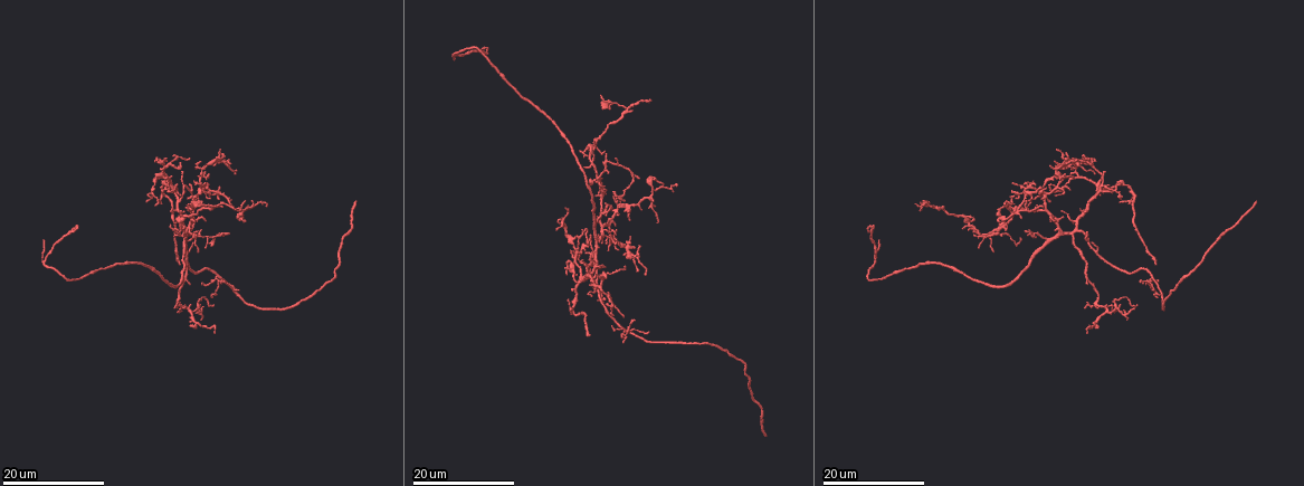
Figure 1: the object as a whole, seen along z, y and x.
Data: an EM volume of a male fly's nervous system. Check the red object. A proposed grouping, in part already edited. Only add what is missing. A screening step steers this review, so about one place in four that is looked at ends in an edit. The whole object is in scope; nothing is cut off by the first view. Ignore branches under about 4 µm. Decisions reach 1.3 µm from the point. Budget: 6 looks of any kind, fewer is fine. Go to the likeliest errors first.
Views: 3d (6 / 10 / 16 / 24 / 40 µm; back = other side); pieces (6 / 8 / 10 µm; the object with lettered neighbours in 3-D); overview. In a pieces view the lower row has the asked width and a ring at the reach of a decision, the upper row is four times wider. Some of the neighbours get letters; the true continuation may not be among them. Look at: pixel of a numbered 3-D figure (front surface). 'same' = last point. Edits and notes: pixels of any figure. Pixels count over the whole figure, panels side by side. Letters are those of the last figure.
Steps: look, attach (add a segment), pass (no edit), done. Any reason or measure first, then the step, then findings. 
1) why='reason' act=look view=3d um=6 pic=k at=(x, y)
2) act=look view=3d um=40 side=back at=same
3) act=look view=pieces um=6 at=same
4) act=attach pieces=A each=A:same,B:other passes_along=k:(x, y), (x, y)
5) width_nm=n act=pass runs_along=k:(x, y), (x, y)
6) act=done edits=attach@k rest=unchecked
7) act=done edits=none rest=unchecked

why='tapers out' act=look view=3d um=16 pic=1 at=(766, 434)

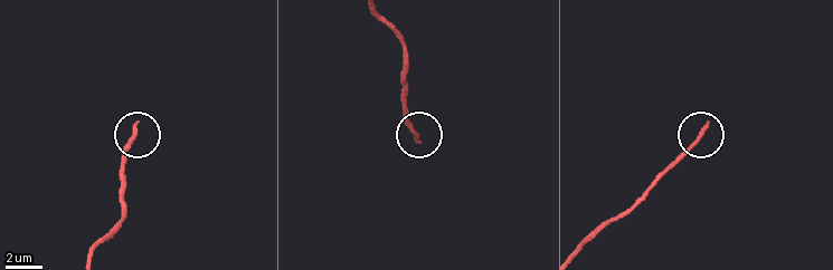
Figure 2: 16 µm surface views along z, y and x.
why='see the neighbours' act=look view=pieces um=6 pic=2 at=(135, 123)

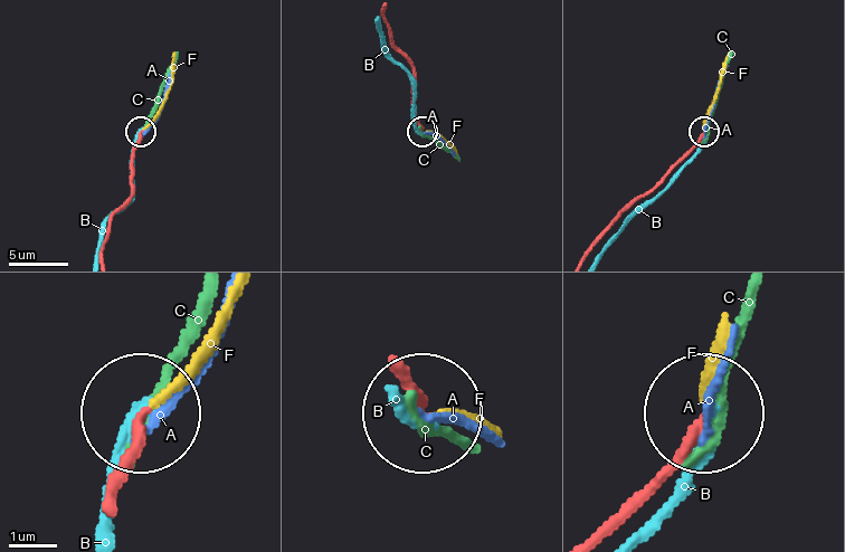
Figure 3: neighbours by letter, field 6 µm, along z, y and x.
act=attach pieces=F each=A:other,B:other,C:other,F:same passes_along=3:(110, 483), (229, 291) found='it goes on there'

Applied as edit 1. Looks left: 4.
act=look view=overview

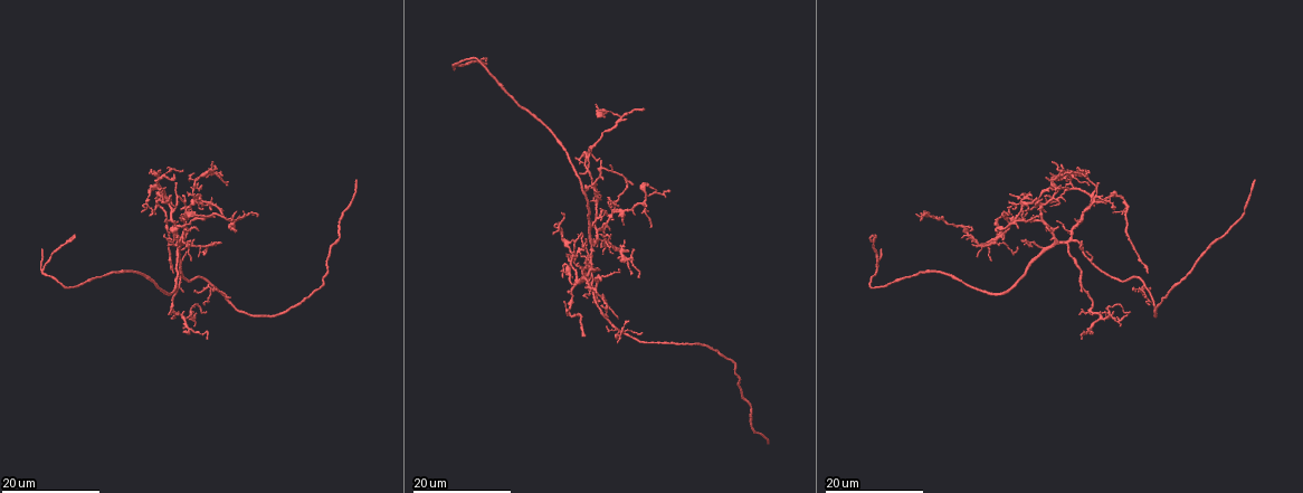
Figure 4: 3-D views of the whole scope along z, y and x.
why='tapers out' act=look view=3d um=16 pic=4 at=(41, 247)

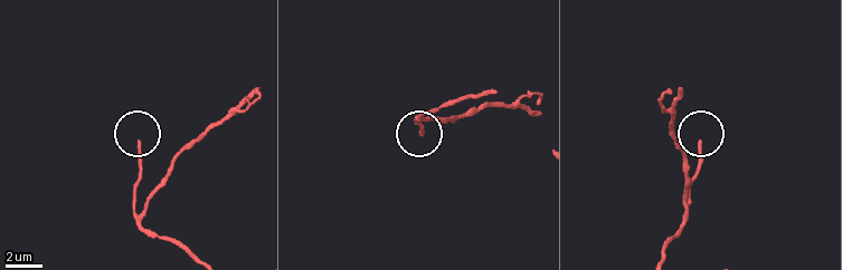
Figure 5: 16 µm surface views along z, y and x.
act=look view=pieces um=8 pic=5 at=(700, 142)

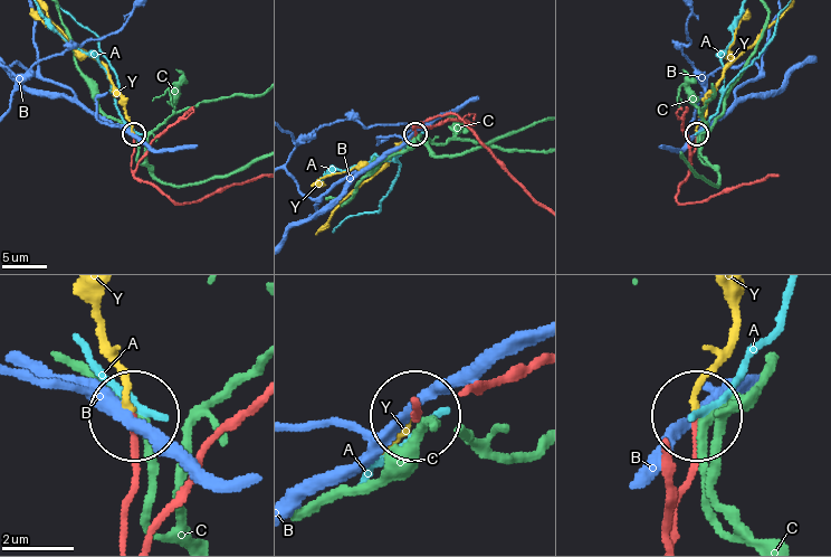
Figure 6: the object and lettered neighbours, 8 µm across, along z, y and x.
act=attach pieces=Y each=A:other,B:other,C:other,Y:same found='the neuron continues'

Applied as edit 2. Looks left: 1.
act=done edits=attach@3,attach@6 rest=unchecked

